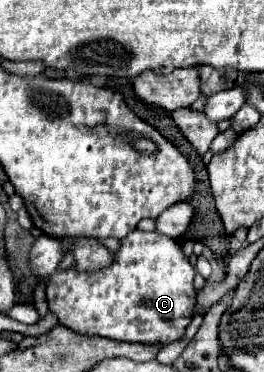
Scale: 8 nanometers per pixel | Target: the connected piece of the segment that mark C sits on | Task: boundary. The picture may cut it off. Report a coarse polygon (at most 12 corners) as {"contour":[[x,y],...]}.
{"contour":[[134,230],[112,264],[60,270],[46,234],[30,268],[62,326],[180,342],[196,306],[180,240]]}

